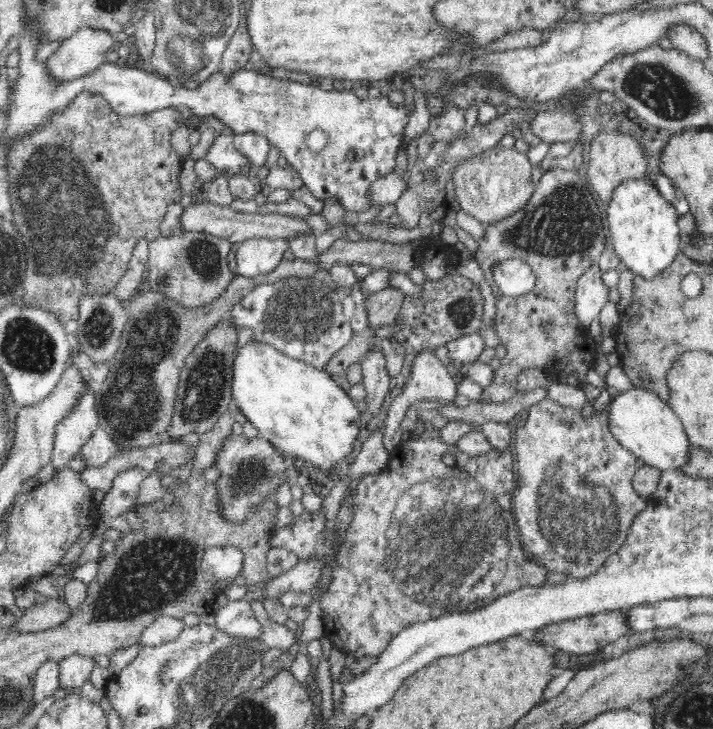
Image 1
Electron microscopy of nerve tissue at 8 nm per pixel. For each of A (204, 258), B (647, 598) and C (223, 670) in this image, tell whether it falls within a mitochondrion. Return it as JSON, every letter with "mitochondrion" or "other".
{"A":"mitochondrion","B":"other","C":"mitochondrion"}

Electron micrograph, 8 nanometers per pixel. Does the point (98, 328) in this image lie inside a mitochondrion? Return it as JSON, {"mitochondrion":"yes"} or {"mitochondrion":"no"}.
{"mitochondrion":"yes"}

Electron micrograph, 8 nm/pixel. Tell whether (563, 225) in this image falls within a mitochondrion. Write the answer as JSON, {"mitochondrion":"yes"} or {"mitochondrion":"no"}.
{"mitochondrion":"yes"}

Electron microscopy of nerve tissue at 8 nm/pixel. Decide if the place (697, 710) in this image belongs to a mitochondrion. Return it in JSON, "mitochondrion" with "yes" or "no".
{"mitochondrion":"yes"}

